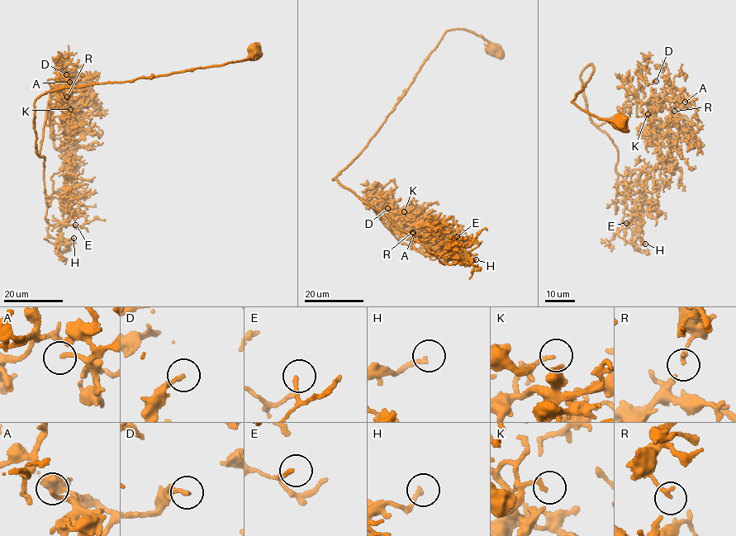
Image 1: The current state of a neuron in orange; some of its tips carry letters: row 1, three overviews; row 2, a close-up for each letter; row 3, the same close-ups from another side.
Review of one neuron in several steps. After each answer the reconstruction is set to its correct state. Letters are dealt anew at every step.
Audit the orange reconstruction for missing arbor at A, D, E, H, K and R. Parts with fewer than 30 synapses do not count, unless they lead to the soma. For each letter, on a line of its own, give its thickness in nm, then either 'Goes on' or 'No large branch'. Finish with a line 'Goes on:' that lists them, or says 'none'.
A: Thickness 170 nm. Goes on
D: Thickness 190 nm. No large branch
E: Thickness 160 nm. No large branch
H: Thickness 200 nm. No large branch
K: Thickness 190 nm. No large branch
R: Thickness 130 nm. Goes on
Goes on: A, R

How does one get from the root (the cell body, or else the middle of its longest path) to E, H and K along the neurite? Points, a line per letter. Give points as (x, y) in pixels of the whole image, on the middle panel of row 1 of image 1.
E: (494, 49), (467, 30), (445, 30), (383, 122), (333, 179), (439, 258), (448, 257), (457, 236)
H: (494, 49), (467, 30), (445, 30), (383, 122), (333, 179), (379, 210), (443, 263), (476, 259)
K: (494, 49), (467, 30), (445, 30), (383, 122), (333, 179), (393, 231), (420, 215), (404, 211)

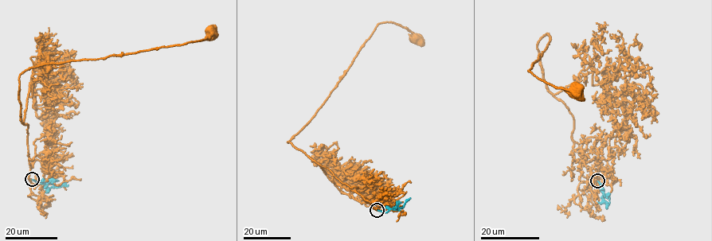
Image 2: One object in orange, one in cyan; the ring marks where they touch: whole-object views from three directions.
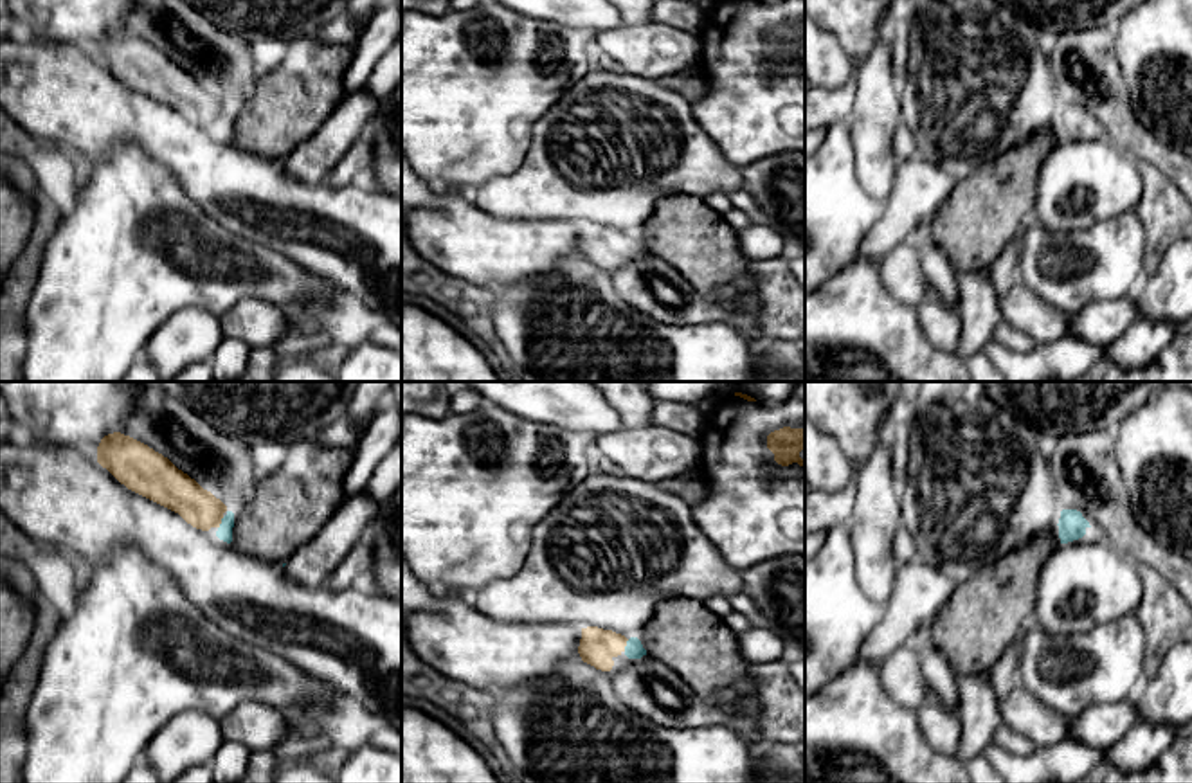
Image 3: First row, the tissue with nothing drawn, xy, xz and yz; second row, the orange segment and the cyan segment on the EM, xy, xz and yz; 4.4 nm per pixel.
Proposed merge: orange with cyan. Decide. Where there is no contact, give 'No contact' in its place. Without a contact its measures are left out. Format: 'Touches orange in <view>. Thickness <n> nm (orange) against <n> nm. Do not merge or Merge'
Touches orange in xz. Thickness 160 nm (orange) against 80 nm. Merge

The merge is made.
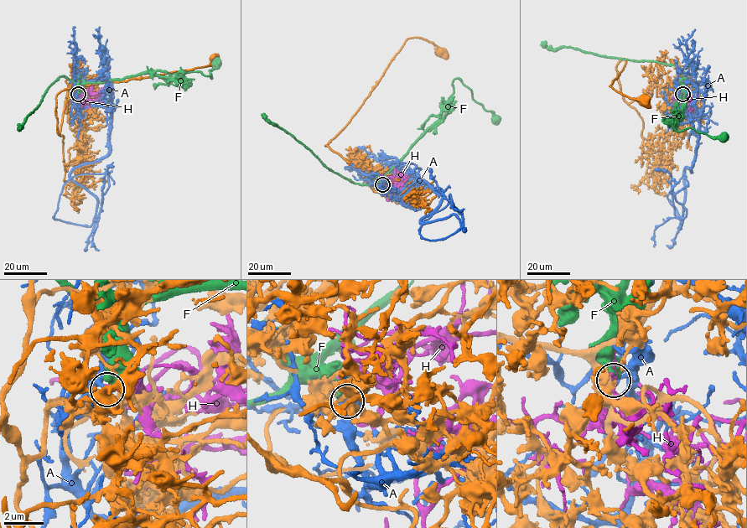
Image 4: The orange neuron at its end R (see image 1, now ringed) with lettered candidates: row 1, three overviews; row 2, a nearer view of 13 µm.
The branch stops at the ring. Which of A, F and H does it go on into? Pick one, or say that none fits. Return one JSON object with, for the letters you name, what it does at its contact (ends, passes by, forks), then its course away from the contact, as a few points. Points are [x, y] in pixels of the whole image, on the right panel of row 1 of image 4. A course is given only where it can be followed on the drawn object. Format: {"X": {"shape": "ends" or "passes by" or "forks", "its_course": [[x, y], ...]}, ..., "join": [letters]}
{"join": []}

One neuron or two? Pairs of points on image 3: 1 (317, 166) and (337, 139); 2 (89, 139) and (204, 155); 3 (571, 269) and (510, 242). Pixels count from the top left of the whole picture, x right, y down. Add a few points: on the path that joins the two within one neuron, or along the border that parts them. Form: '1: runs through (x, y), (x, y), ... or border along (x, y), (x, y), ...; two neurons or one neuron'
1: runs through (317, 159), (330, 146); one neuron
2: runs through (117, 130), (159, 130), (175, 143); one neuron
3: border along (580, 256), (566, 256), (555, 269), (521, 281); two neurons

